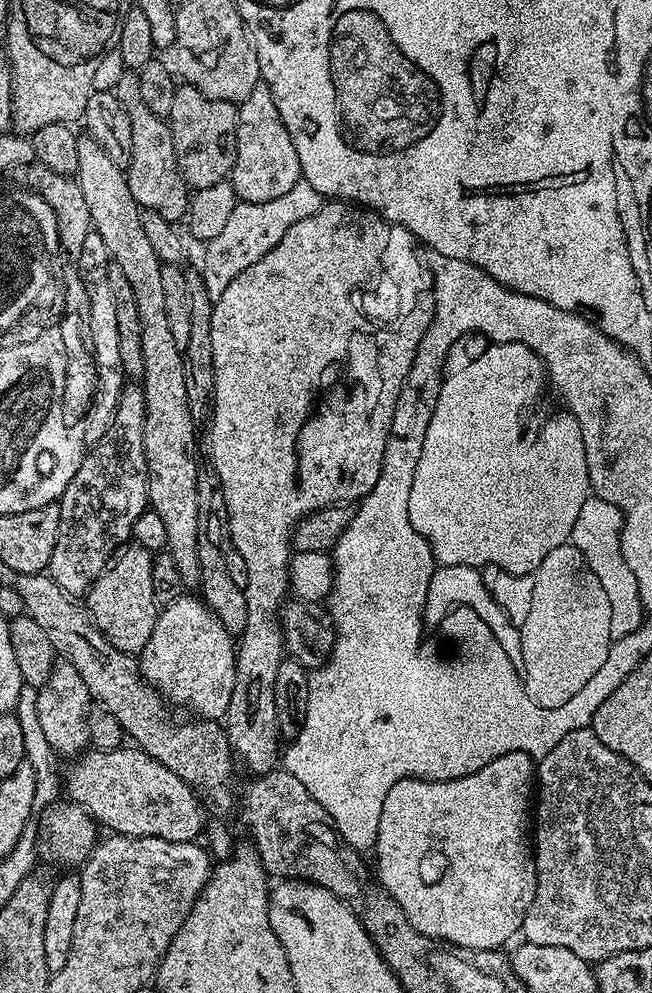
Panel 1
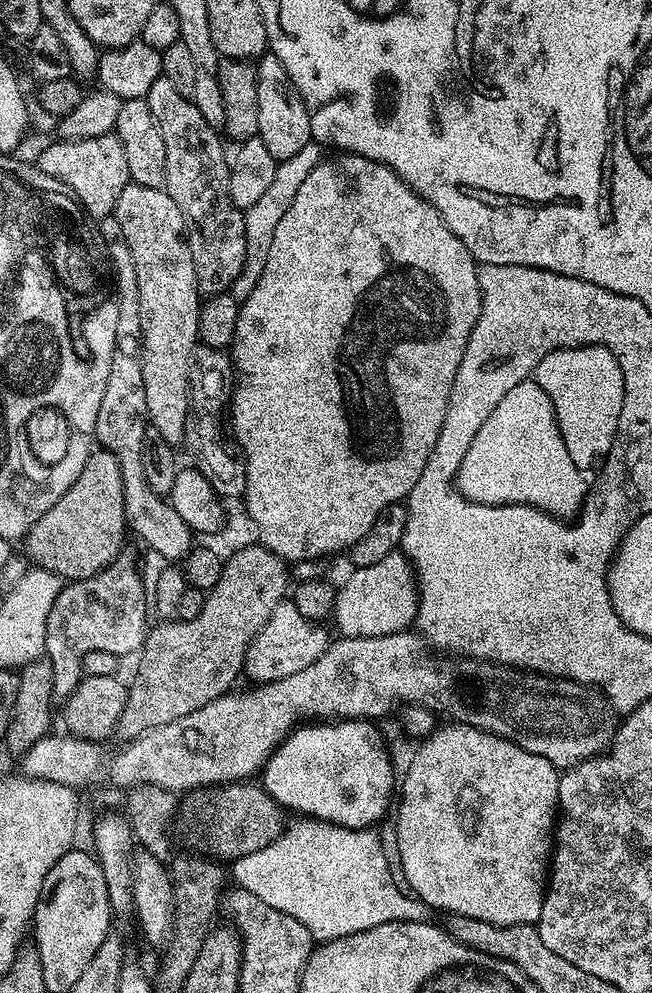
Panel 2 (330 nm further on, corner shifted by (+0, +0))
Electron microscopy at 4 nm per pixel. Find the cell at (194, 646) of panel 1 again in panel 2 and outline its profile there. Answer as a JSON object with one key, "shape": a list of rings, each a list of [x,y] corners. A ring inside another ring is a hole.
{"shape":[[[281,602],[269,620],[250,641],[244,656],[243,675],[249,676],[256,684],[269,684],[272,680],[281,680],[298,670],[306,670],[310,662],[317,660],[330,643],[330,635],[323,623],[312,623],[298,612],[291,602]]]}

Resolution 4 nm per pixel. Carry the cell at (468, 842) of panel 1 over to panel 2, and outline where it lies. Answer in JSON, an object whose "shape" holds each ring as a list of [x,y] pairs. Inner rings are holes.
{"shape":[[[451,722],[445,726],[437,727],[435,732],[429,734],[428,737],[421,739],[418,746],[420,749],[412,756],[412,761],[408,764],[408,769],[402,772],[402,783],[398,788],[398,808],[400,804],[400,813],[396,816],[396,852],[400,855],[400,868],[404,871],[403,883],[407,885],[411,891],[415,893],[419,899],[423,900],[428,905],[429,909],[436,910],[441,908],[444,914],[451,914],[453,916],[465,916],[466,918],[478,918],[482,922],[490,922],[494,926],[514,926],[515,924],[536,924],[542,914],[542,902],[544,901],[544,894],[548,877],[550,875],[550,857],[554,851],[554,829],[558,823],[558,805],[560,799],[558,798],[558,786],[560,785],[561,773],[553,766],[546,758],[542,758],[538,754],[530,754],[530,750],[522,750],[522,746],[518,746],[514,742],[510,742],[506,738],[496,735],[494,732],[483,732],[480,728],[475,728],[469,724],[462,724],[459,722]]]}

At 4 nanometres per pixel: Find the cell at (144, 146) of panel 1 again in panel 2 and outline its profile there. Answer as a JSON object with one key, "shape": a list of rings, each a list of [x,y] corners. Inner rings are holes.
{"shape":[[[163,74],[158,82],[154,82],[154,86],[150,86],[146,99],[150,114],[154,114],[154,122],[158,122],[158,130],[162,130],[162,142],[166,142],[166,178],[163,189],[170,194],[170,198],[174,198],[178,210],[182,210],[198,286],[208,298],[227,293],[246,262],[246,226],[244,212],[236,208],[230,198],[230,156],[229,153],[224,153],[224,148],[220,145],[221,133],[212,128],[206,118],[202,118],[202,110],[198,110],[198,106],[189,97],[178,94],[178,89],[171,84],[170,78]]]}

